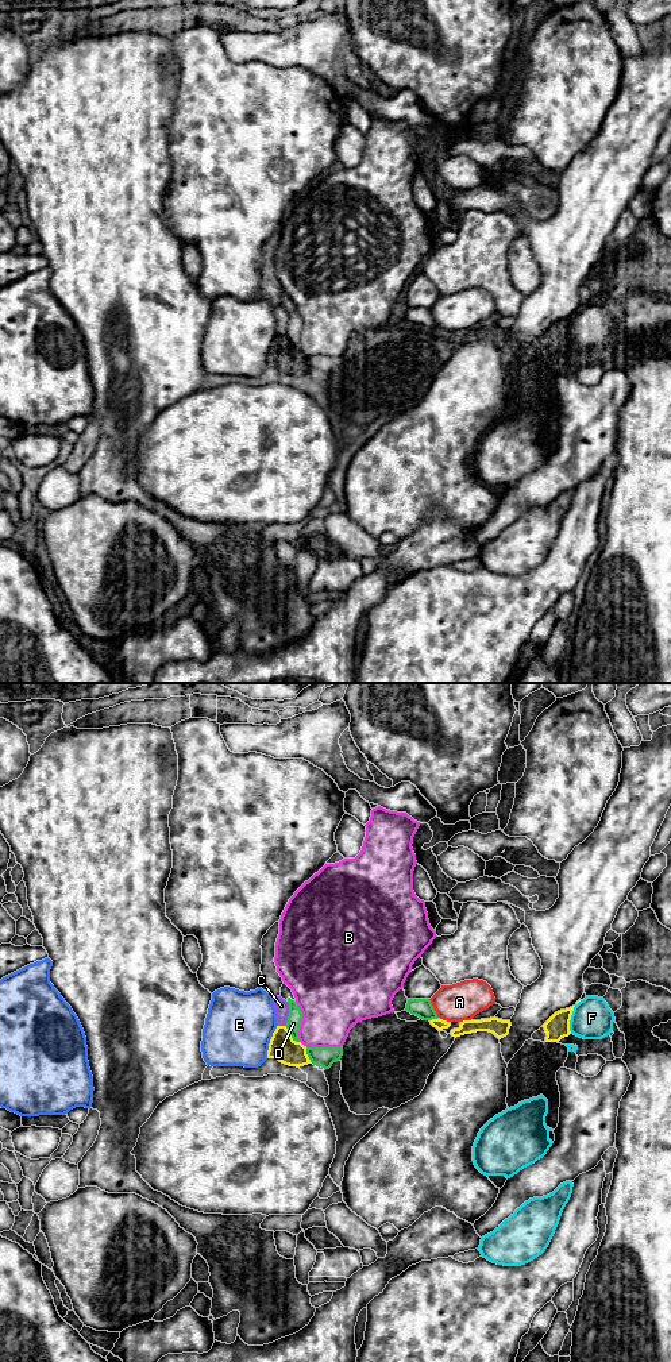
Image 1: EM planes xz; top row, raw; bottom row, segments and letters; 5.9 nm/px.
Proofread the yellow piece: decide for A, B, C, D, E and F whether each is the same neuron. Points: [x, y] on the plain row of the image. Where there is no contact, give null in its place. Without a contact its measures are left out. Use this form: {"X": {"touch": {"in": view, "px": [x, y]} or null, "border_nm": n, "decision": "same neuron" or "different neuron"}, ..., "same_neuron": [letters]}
{"A": {"touch": {"in": "xz", "px": [466, 330]}, "border_nm": 80, "decision": "different neuron"}, "B": {"touch": {"in": "xz", "px": [303, 354]}, "border_nm": 60, "decision": "different neuron"}, "C": {"touch": {"in": "xz", "px": [282, 335]}, "border_nm": 50, "decision": "different neuron"}, "D": {"touch": {"in": "xz", "px": [290, 344]}, "border_nm": 130, "decision": "different neuron"}, "E": {"touch": {"in": "xz", "px": [270, 350]}, "border_nm": 200, "decision": "different neuron"}, "F": {"touch": {"in": "xz", "px": [570, 325]}, "border_nm": 220, "decision": "different neuron"}, "same_neuron": []}

